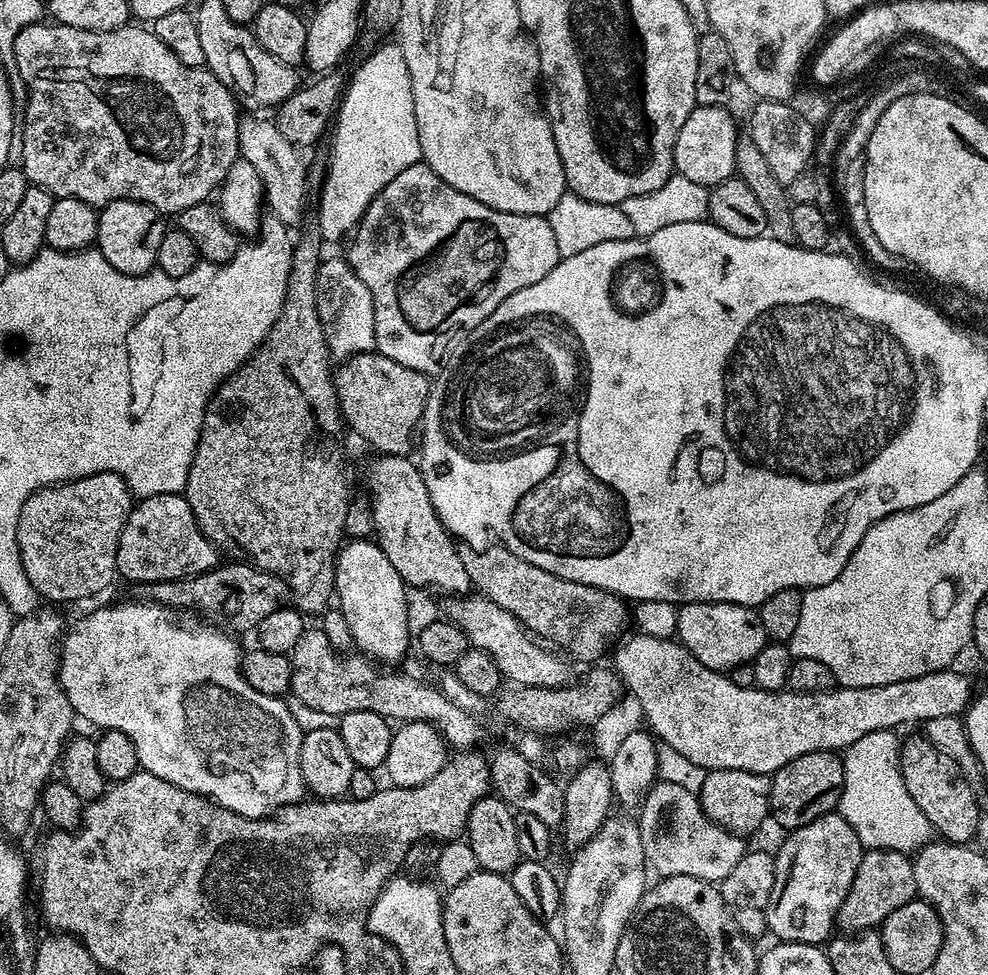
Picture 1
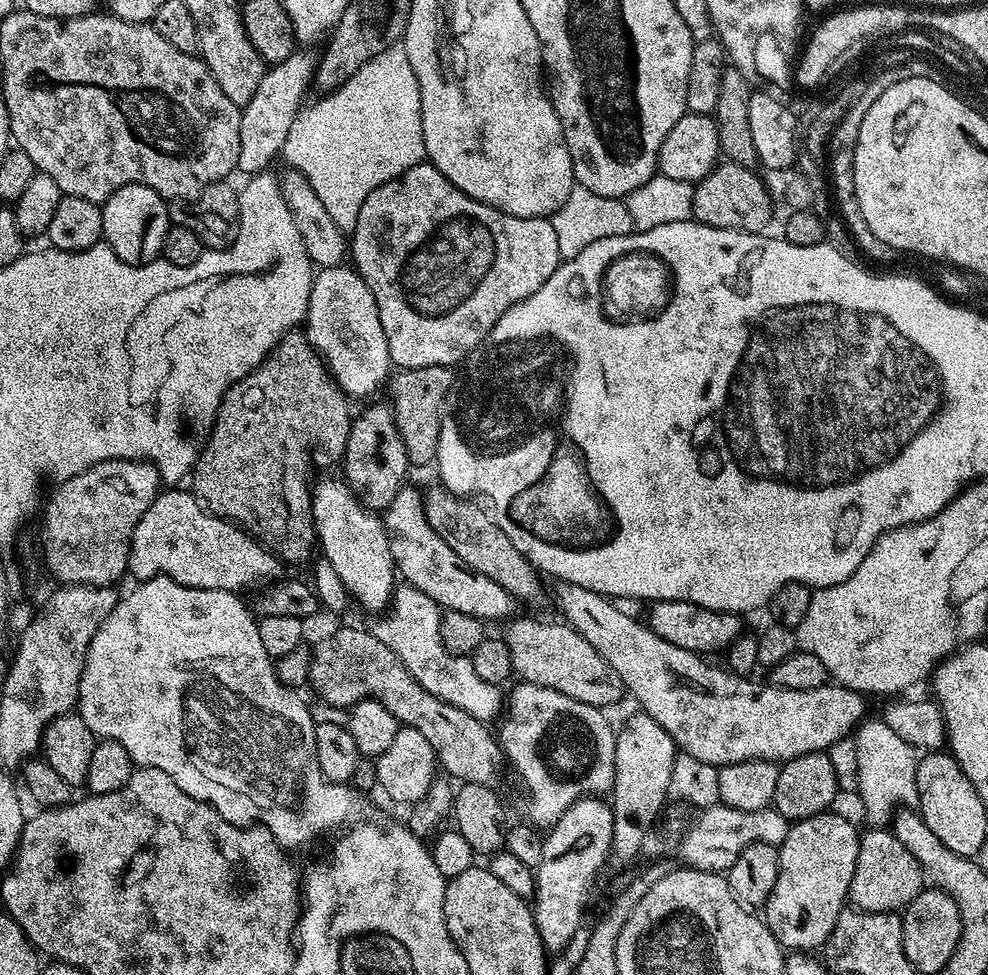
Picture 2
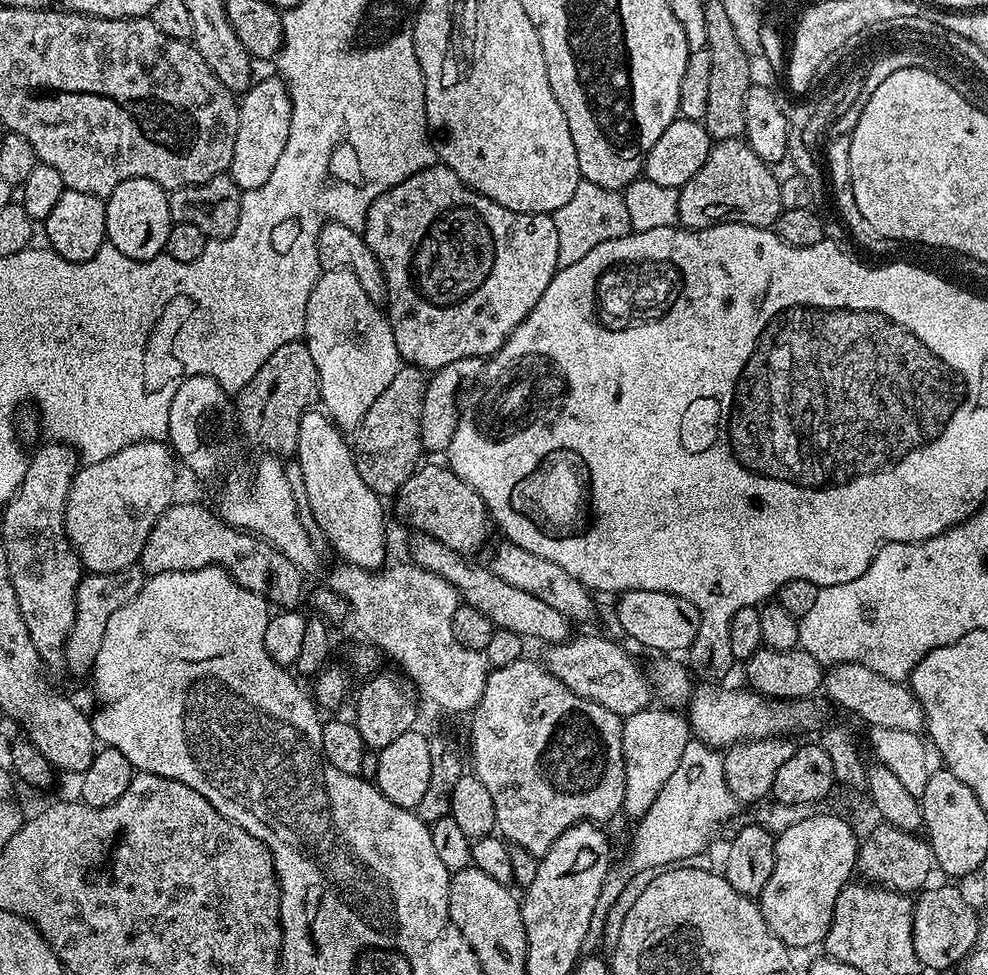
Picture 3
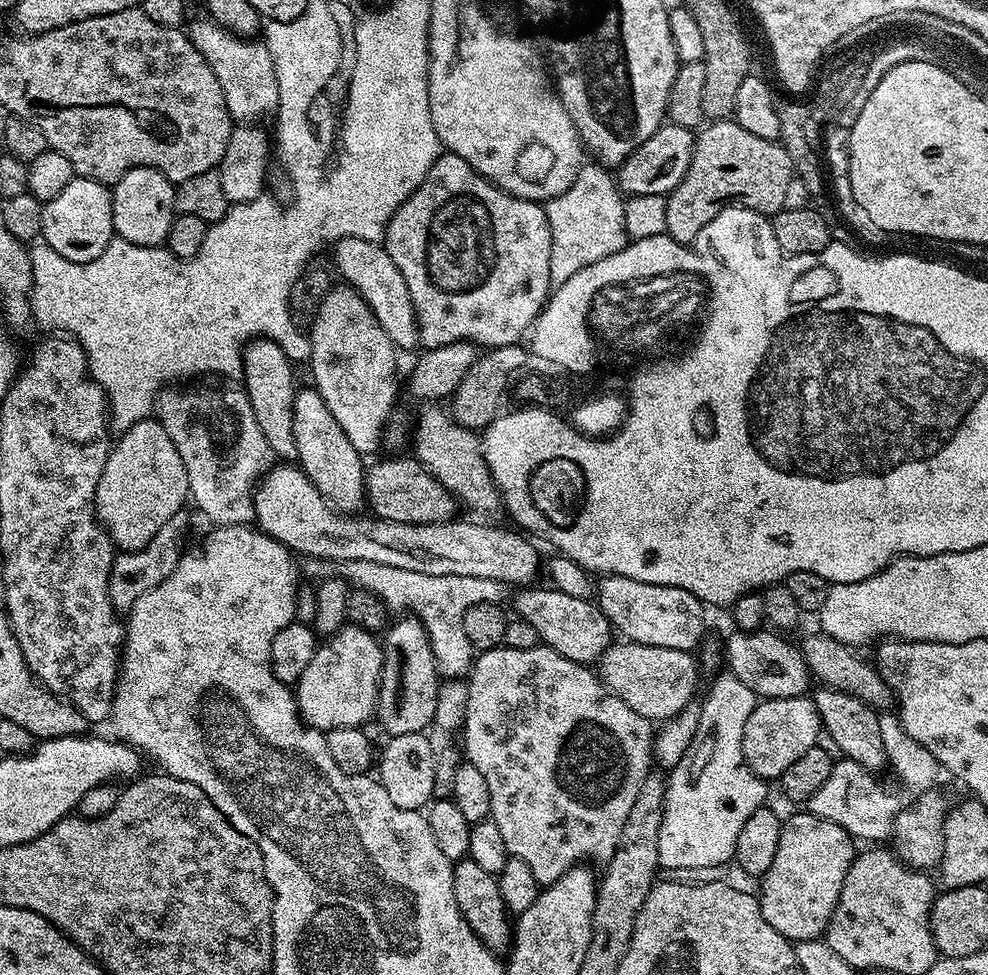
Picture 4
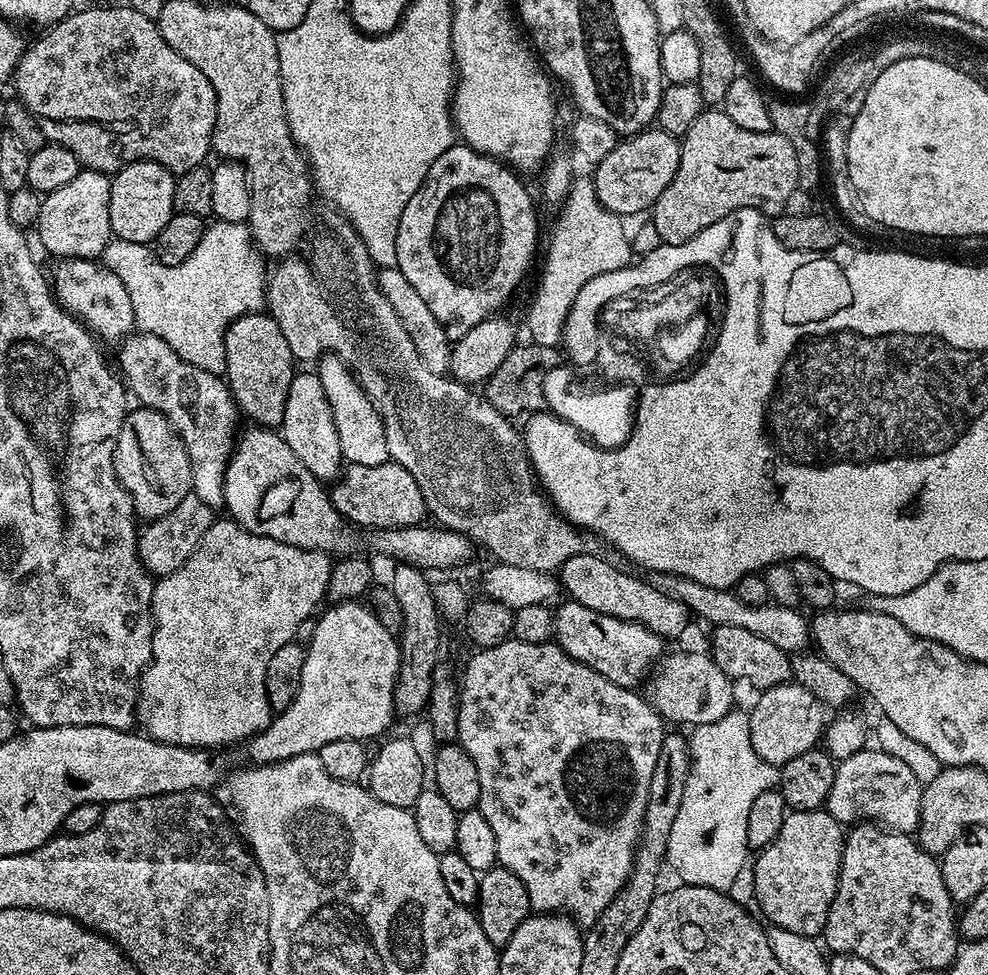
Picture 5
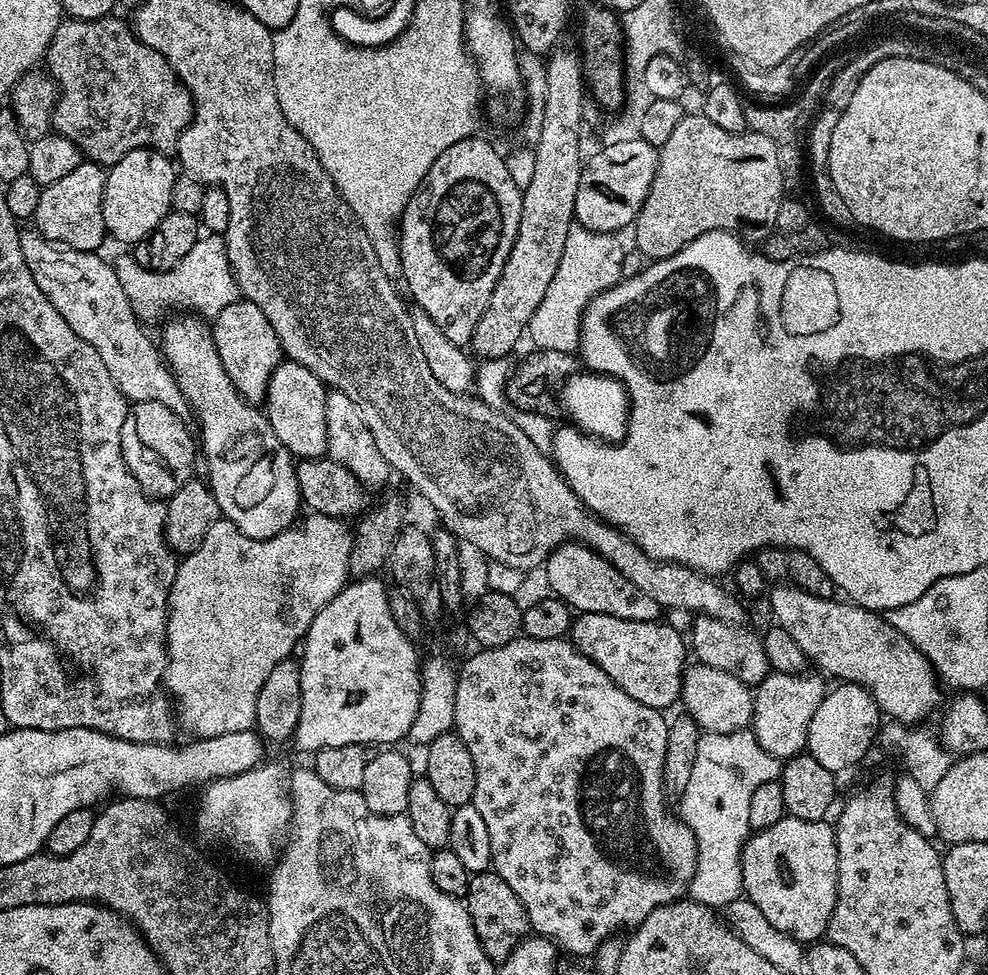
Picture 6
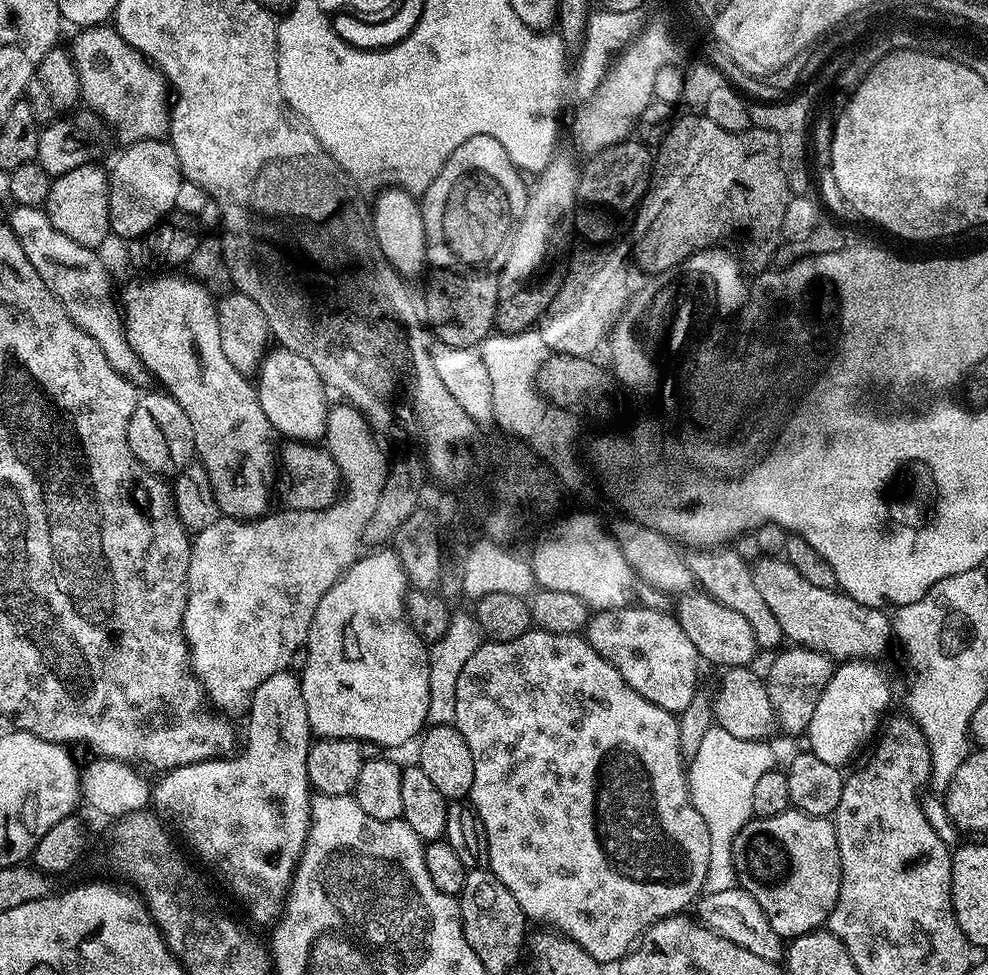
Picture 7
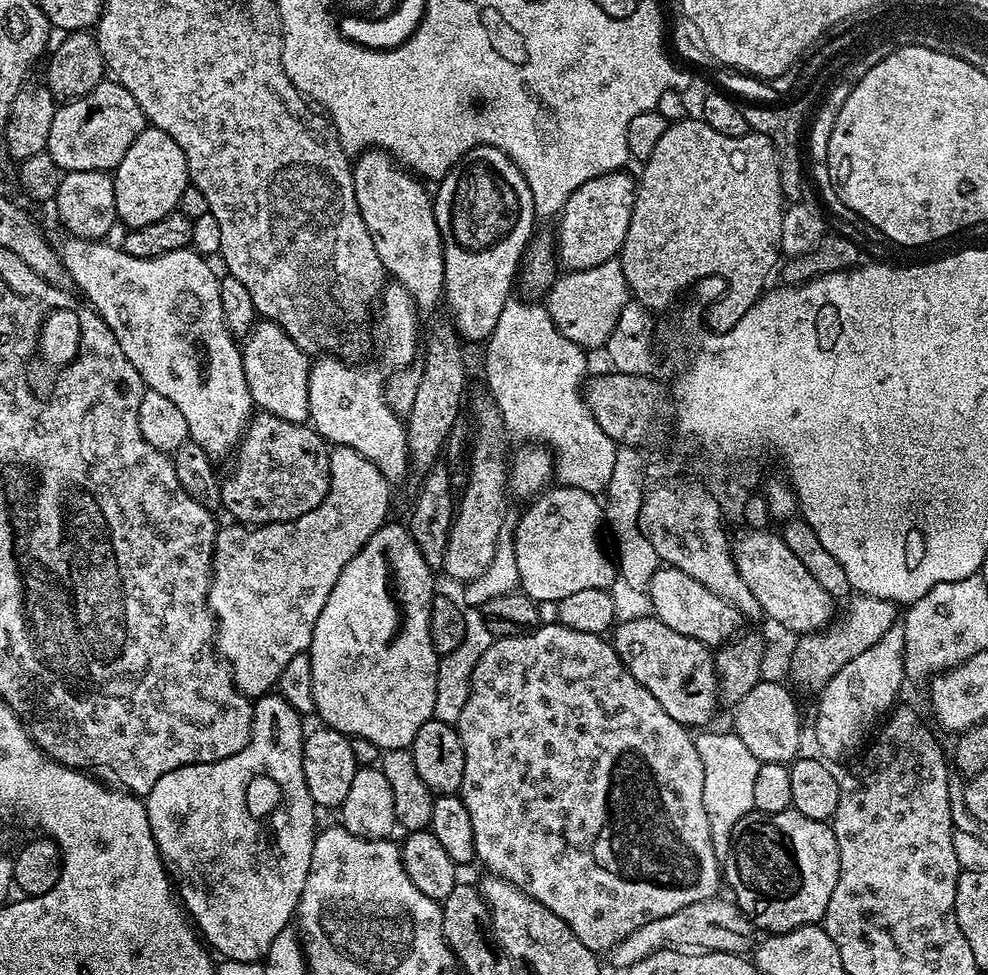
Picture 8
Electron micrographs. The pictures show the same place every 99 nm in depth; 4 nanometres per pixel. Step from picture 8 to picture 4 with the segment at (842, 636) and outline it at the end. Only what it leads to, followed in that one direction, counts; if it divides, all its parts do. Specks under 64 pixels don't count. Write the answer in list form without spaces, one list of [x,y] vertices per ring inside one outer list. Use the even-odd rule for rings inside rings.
[[[811,695],[794,696],[790,698],[774,698],[773,700],[761,699],[755,710],[746,718],[746,726],[742,730],[742,754],[755,776],[760,776],[765,782],[775,781],[791,764],[798,762],[806,750],[817,747],[816,739],[822,729],[820,715],[816,709],[815,699]]]

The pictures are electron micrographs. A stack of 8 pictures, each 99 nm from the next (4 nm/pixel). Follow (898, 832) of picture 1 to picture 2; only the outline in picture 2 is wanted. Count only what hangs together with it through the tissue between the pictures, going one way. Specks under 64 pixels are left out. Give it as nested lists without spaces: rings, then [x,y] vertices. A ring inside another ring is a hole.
[[[867,719],[863,721],[855,731],[855,744],[858,753],[858,790],[857,795],[862,802],[867,818],[872,822],[873,827],[885,825],[893,816],[894,809],[900,805],[910,806],[917,800],[917,762],[919,760],[917,749],[906,742],[904,738],[895,734],[890,726],[886,726],[883,720]]]

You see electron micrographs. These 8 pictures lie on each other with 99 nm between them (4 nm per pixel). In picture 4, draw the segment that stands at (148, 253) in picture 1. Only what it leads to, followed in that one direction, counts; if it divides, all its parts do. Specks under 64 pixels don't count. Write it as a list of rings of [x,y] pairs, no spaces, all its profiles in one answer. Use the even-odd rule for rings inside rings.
[[[135,168],[117,180],[112,188],[114,233],[119,239],[154,248],[163,245],[170,234],[176,211],[176,190],[157,168]]]

